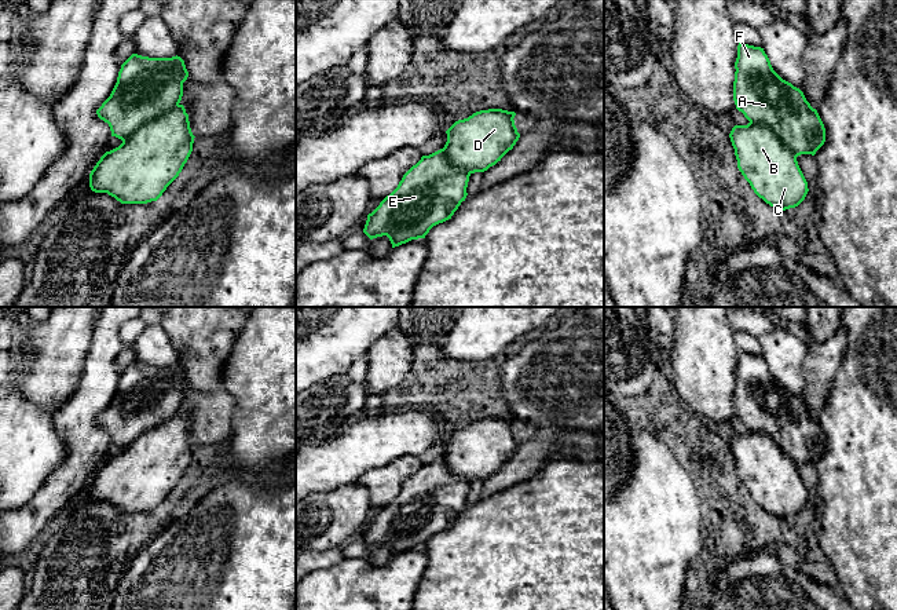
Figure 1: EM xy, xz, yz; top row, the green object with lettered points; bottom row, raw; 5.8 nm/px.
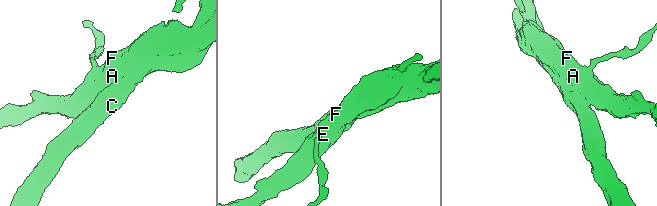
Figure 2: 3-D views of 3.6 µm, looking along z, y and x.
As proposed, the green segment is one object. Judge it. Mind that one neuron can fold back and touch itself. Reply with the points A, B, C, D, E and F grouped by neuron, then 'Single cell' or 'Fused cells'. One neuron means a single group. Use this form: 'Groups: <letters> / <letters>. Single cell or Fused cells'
Groups: A E F / B C D. Fused cells

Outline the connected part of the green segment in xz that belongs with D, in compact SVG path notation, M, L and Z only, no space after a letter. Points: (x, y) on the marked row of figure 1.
M480 110L455 121L443 147L450 165L469 173L484 172L513 149L520 138L515 112Z

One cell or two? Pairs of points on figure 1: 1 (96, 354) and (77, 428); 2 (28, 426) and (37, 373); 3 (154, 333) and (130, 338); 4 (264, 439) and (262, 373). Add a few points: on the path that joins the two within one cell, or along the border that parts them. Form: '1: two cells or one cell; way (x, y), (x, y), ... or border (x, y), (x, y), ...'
1: one cell; way (96, 372), (95, 391), (80, 411)
2: two cells; border (14, 388), (39, 405), (55, 405), (58, 408)
3: two cells; border (147, 325), (132, 343)
4: one cell; way (264, 423), (264, 390)

